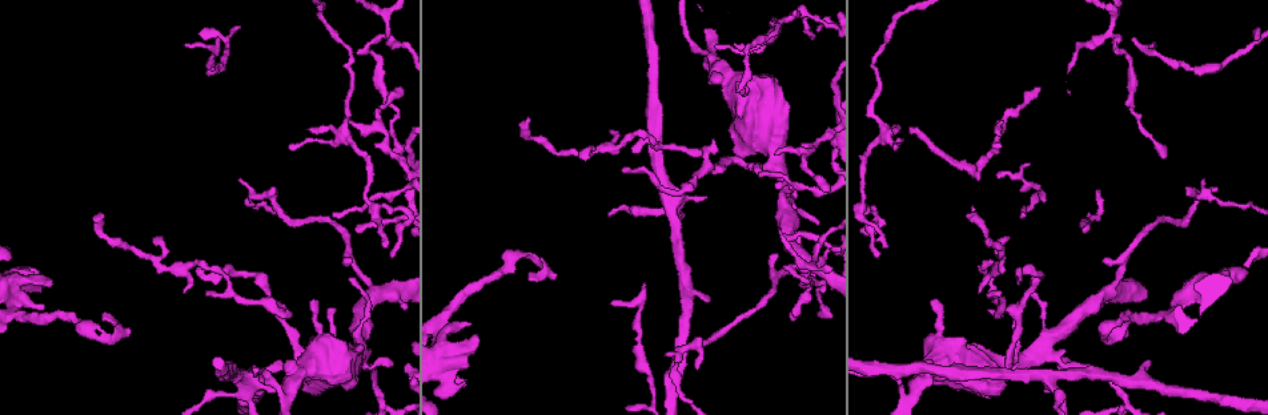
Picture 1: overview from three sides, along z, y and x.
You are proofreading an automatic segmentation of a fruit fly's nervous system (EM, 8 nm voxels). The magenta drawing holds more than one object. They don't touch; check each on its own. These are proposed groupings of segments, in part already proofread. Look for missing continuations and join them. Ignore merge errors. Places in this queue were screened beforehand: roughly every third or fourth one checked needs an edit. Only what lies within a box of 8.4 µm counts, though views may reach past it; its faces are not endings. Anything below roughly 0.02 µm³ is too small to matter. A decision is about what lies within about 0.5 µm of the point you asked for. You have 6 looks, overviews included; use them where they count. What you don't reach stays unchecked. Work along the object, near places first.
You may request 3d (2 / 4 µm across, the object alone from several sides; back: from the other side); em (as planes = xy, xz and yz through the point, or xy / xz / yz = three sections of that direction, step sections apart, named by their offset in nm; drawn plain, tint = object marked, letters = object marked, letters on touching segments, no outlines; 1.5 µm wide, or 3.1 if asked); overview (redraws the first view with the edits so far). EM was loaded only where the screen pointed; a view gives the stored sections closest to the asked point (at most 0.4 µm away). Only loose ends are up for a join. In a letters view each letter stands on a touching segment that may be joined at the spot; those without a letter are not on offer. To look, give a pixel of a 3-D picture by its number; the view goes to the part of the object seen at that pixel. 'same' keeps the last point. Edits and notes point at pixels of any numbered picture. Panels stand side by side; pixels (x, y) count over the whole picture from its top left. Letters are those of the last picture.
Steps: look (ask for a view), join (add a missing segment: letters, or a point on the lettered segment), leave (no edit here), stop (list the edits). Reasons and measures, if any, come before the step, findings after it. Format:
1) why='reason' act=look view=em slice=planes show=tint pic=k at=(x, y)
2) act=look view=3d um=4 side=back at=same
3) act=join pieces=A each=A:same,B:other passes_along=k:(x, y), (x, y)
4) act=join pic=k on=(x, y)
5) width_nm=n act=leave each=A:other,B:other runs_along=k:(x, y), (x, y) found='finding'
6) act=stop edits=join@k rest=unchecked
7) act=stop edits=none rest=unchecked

why='an open end' act=look view=em slice=planes show=plain pic=1 at=(319, 128)

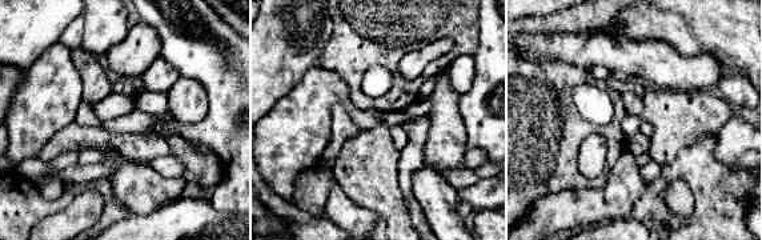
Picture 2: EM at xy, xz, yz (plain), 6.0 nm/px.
act=look view=em slice=planes show=letters at=same

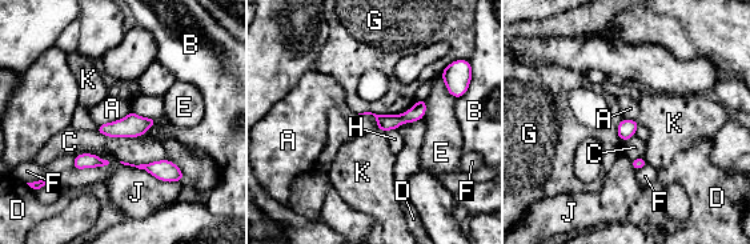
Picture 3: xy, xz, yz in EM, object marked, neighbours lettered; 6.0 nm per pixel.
longest_contact=J:420nm act=leave each=A:other,B:other,C:other,D:other,E:other,F:other,G:other,H:other,J:other,K:other runs_along=3:(422, 103), (409, 116), (380, 126) found='no lettered segment goes on from it'

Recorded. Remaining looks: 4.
why='an open end' act=look view=3d um=2 pic=1 at=(814, 37)

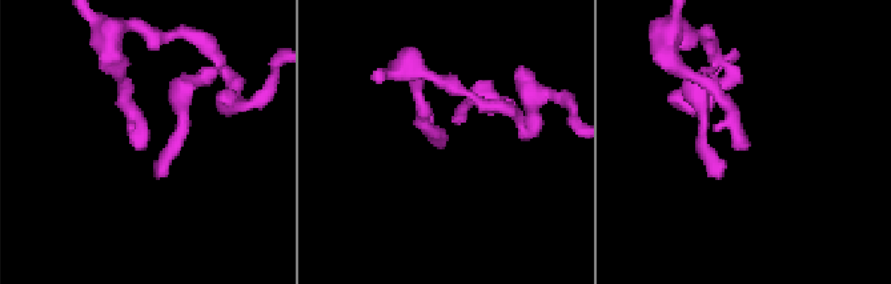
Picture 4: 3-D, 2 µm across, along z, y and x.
act=look view=em slice=planes show=plain pic=4 at=(443, 142)

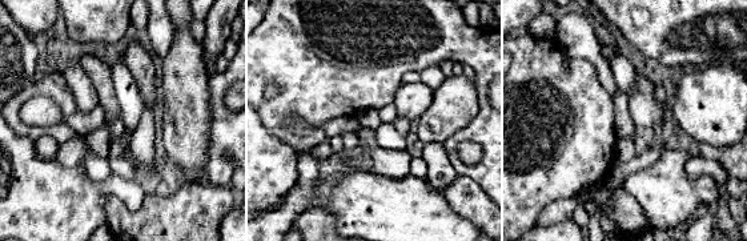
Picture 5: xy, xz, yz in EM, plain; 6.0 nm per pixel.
act=look view=em slice=planes show=letters at=same

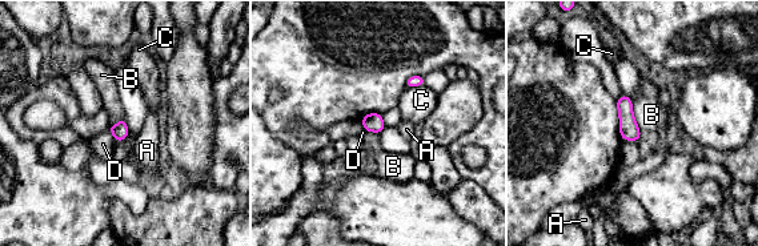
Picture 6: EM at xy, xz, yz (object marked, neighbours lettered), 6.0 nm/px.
width_nm=100 longest_contact=B:200nm act=leave each=A:other,B:other,C:other,D:other found='no lettered segment goes on from it'

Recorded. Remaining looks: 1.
act=stop edits=none rest=unchecked

